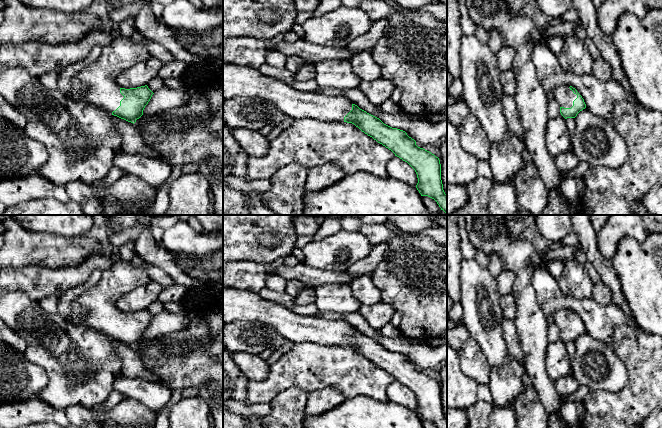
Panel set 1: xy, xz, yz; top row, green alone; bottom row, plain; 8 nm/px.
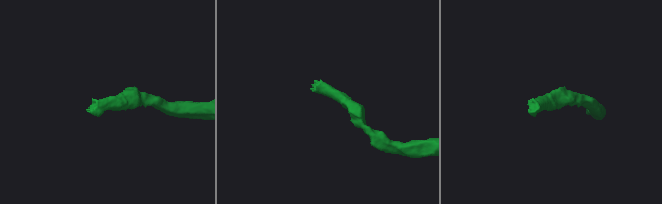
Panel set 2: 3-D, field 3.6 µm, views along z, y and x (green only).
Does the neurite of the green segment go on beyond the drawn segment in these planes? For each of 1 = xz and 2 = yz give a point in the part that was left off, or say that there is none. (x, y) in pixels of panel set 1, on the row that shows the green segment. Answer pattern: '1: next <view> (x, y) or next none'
1: next xz (247, 82)
2: next yz (564, 96)

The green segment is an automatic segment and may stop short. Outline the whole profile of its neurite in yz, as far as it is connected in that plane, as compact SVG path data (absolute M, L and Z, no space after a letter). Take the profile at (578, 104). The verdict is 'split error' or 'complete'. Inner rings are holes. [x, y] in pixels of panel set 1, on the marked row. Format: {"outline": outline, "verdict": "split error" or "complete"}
{"outline": "M560 85L553 90L553 94L560 105L560 113L565 119L575 118L586 108L584 99L572 86Z", "verdict": "split error"}

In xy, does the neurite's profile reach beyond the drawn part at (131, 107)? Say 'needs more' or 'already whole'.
needs more

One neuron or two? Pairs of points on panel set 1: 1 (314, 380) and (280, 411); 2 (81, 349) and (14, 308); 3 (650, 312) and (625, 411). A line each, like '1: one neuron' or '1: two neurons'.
1: two neurons
2: one neuron
3: two neurons

